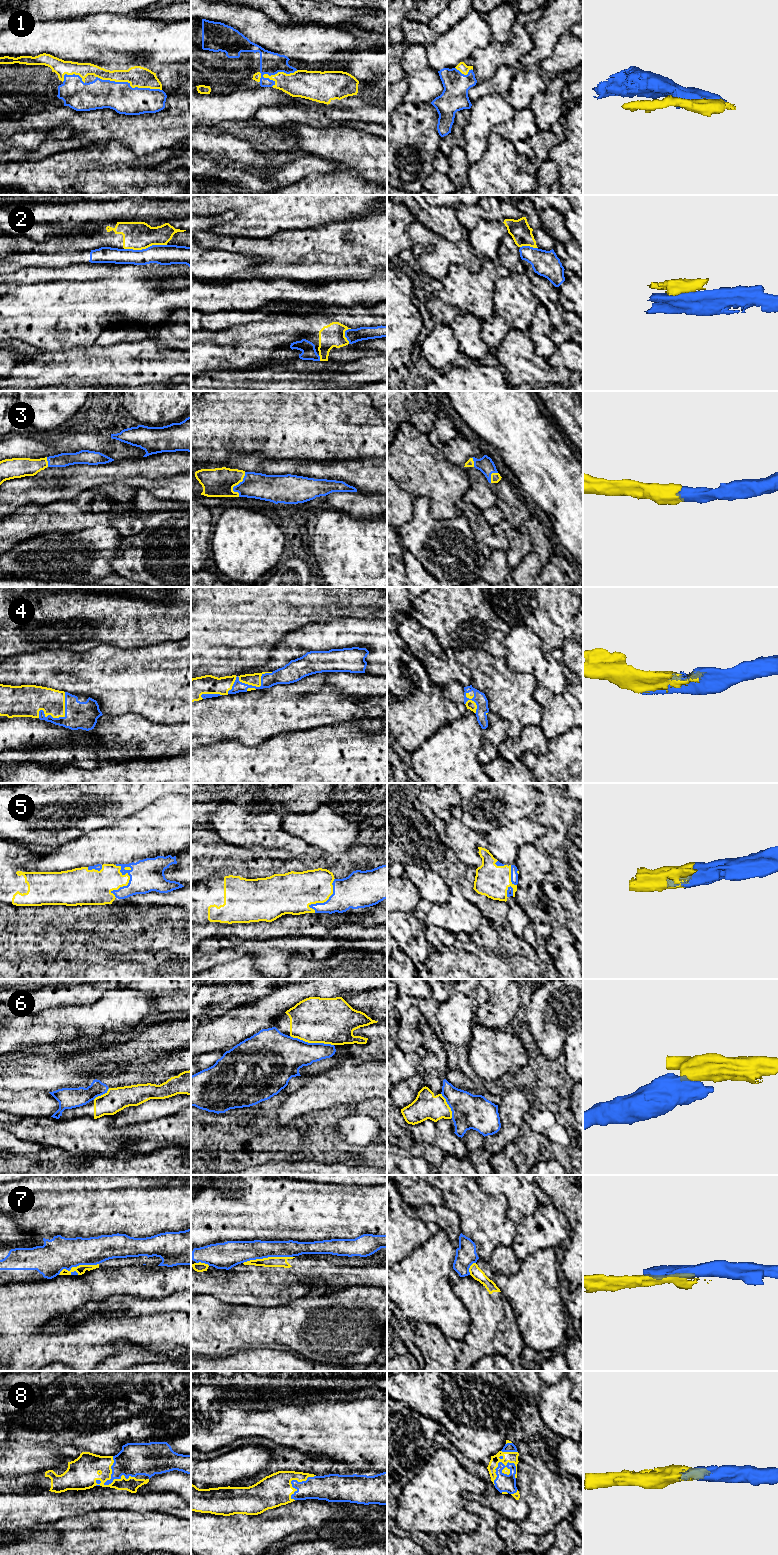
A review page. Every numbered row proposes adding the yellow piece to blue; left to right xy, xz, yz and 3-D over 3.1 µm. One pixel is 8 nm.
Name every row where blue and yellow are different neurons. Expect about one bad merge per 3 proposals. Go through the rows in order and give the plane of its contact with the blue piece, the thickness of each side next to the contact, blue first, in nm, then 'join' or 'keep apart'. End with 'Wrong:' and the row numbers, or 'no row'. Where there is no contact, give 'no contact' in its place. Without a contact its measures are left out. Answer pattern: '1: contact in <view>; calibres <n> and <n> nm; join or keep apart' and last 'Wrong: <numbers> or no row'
1: contact in xy; calibres 240 and 170 nm; join
2: contact in xy; calibres 160 and 220 nm; keep apart
3: contact in xz; calibres 200 and 240 nm; join
4: contact in xz; calibres 120 and 100 nm; join
5: contact in xy; calibres 260 and 240 nm; join
6: contact in xz; calibres 320 and 360 nm; keep apart
7: contact in xy; calibres 260 and 70 nm; keep apart
8: contact in yz; calibres 140 and 100 nm; join
Wrong: 2, 6, 7

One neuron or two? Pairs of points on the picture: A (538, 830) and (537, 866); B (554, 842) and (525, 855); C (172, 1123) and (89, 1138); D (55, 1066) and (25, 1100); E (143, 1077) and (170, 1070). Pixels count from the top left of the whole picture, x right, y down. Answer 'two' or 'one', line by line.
A: two
B: two
C: one
D: two
E: one

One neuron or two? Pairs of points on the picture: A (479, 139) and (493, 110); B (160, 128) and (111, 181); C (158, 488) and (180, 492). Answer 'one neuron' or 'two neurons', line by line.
A: one neuron
B: two neurons
C: one neuron

